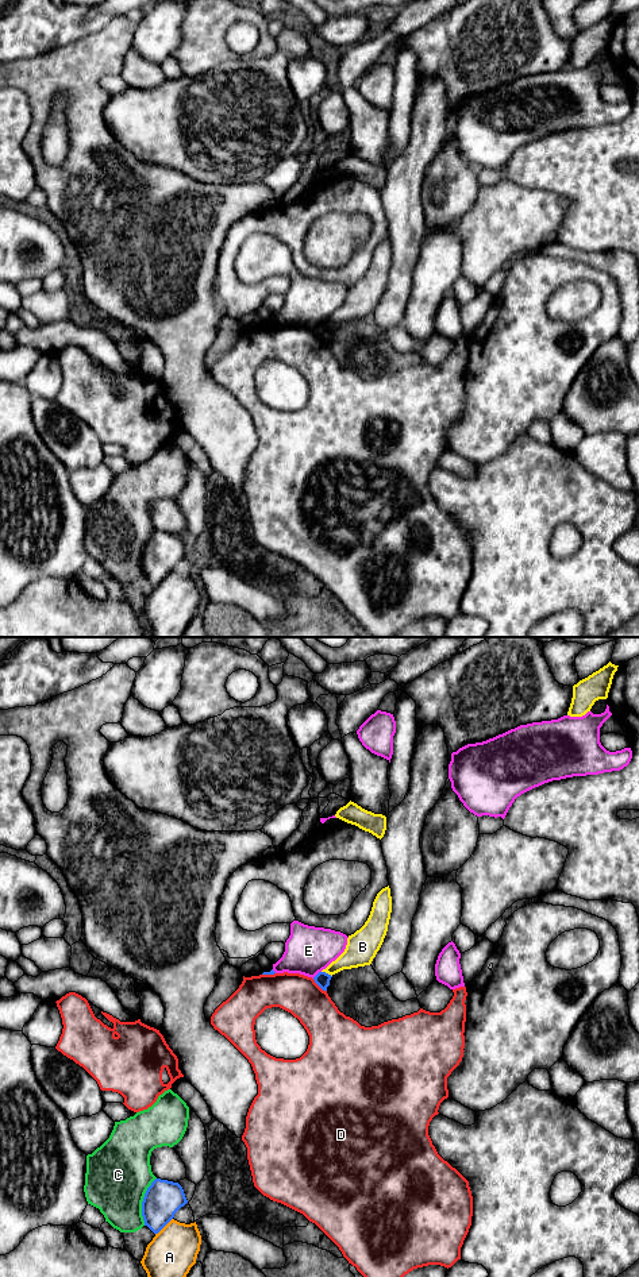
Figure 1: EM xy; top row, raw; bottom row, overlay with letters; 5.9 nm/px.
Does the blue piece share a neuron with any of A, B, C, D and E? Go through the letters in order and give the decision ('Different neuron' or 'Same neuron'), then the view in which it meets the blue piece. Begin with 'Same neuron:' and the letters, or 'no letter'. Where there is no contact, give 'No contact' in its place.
Same neuron: no letter
A: Different neuron. Touches blue in xy
B: Different neuron. Touches blue in xy
C: Different neuron. Touches blue in xy
D: Different neuron. Touches blue in xy
E: Different neuron. Touches blue in xy

